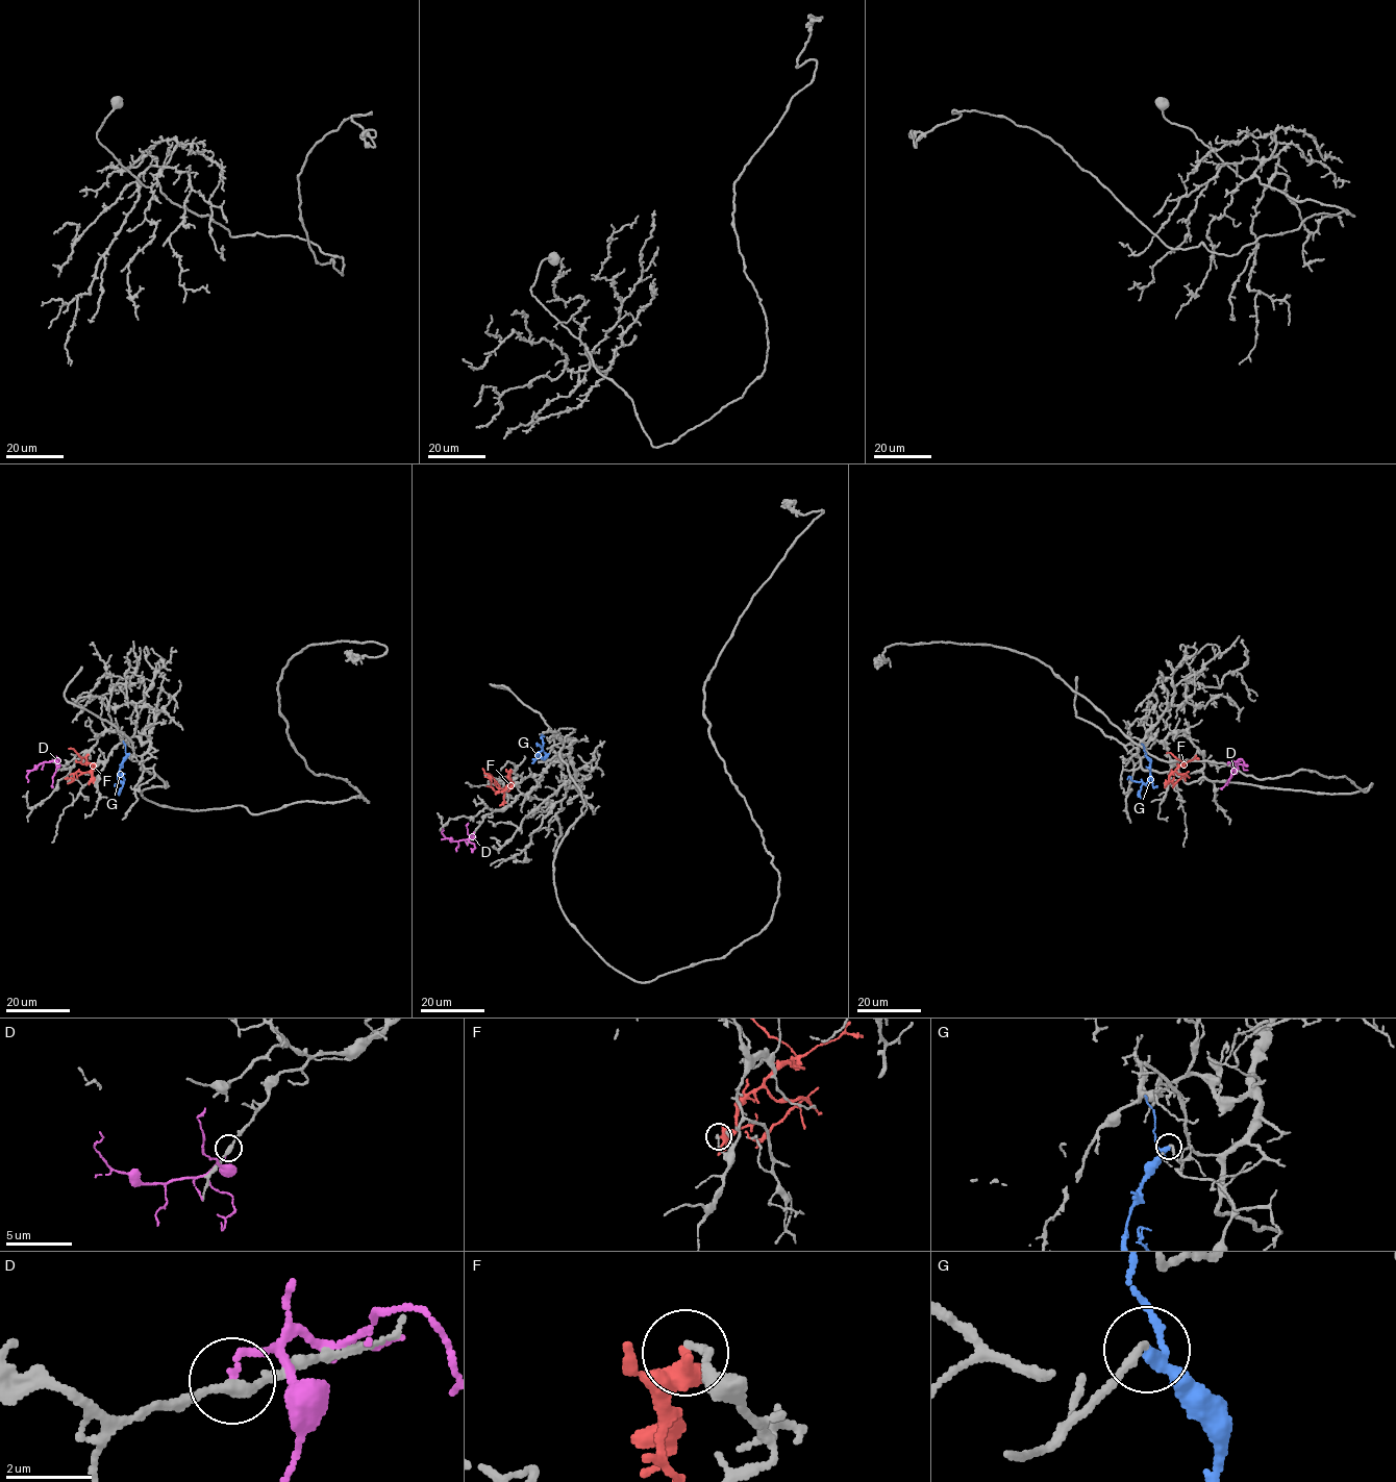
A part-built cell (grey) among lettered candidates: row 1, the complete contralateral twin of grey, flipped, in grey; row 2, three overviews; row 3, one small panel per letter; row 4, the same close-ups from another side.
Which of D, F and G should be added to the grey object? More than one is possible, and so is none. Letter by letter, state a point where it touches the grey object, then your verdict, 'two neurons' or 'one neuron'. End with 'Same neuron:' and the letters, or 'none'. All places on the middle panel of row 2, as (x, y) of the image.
D: contact (473, 832); two neurons
F: contact (510, 770); two neurons
G: contact (548, 754); one neuron
Same neuron: G

